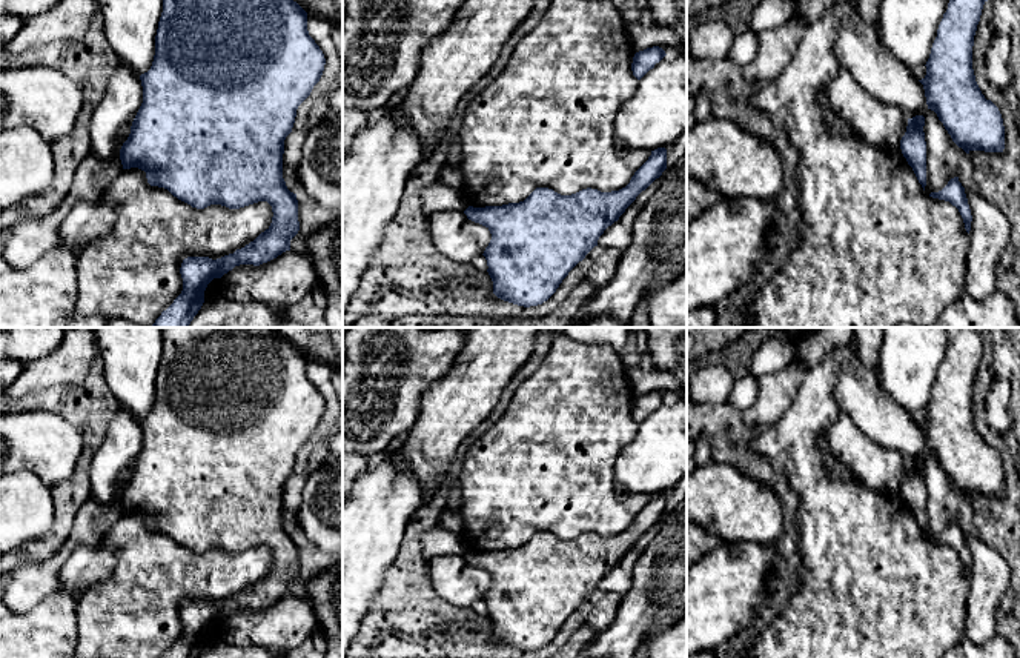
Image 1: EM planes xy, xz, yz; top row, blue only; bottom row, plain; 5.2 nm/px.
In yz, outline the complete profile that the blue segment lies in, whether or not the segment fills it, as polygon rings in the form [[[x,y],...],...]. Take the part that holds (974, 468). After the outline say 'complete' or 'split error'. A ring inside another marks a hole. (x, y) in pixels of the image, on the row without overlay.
[[[946,327],[949,334],[948,354],[937,374],[923,429],[928,454],[934,455],[952,486],[966,498],[971,495],[1003,497],[1005,470],[998,452],[982,438],[974,414],[972,390],[983,349],[988,341],[974,327]]]; complete

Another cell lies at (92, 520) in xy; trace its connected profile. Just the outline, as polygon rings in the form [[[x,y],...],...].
[[[91,498],[74,518],[69,540],[43,563],[23,563],[11,572],[0,573],[0,598],[17,613],[23,613],[49,595],[58,592],[60,570],[71,552],[80,544],[95,544],[123,513],[120,501],[101,506]]]

